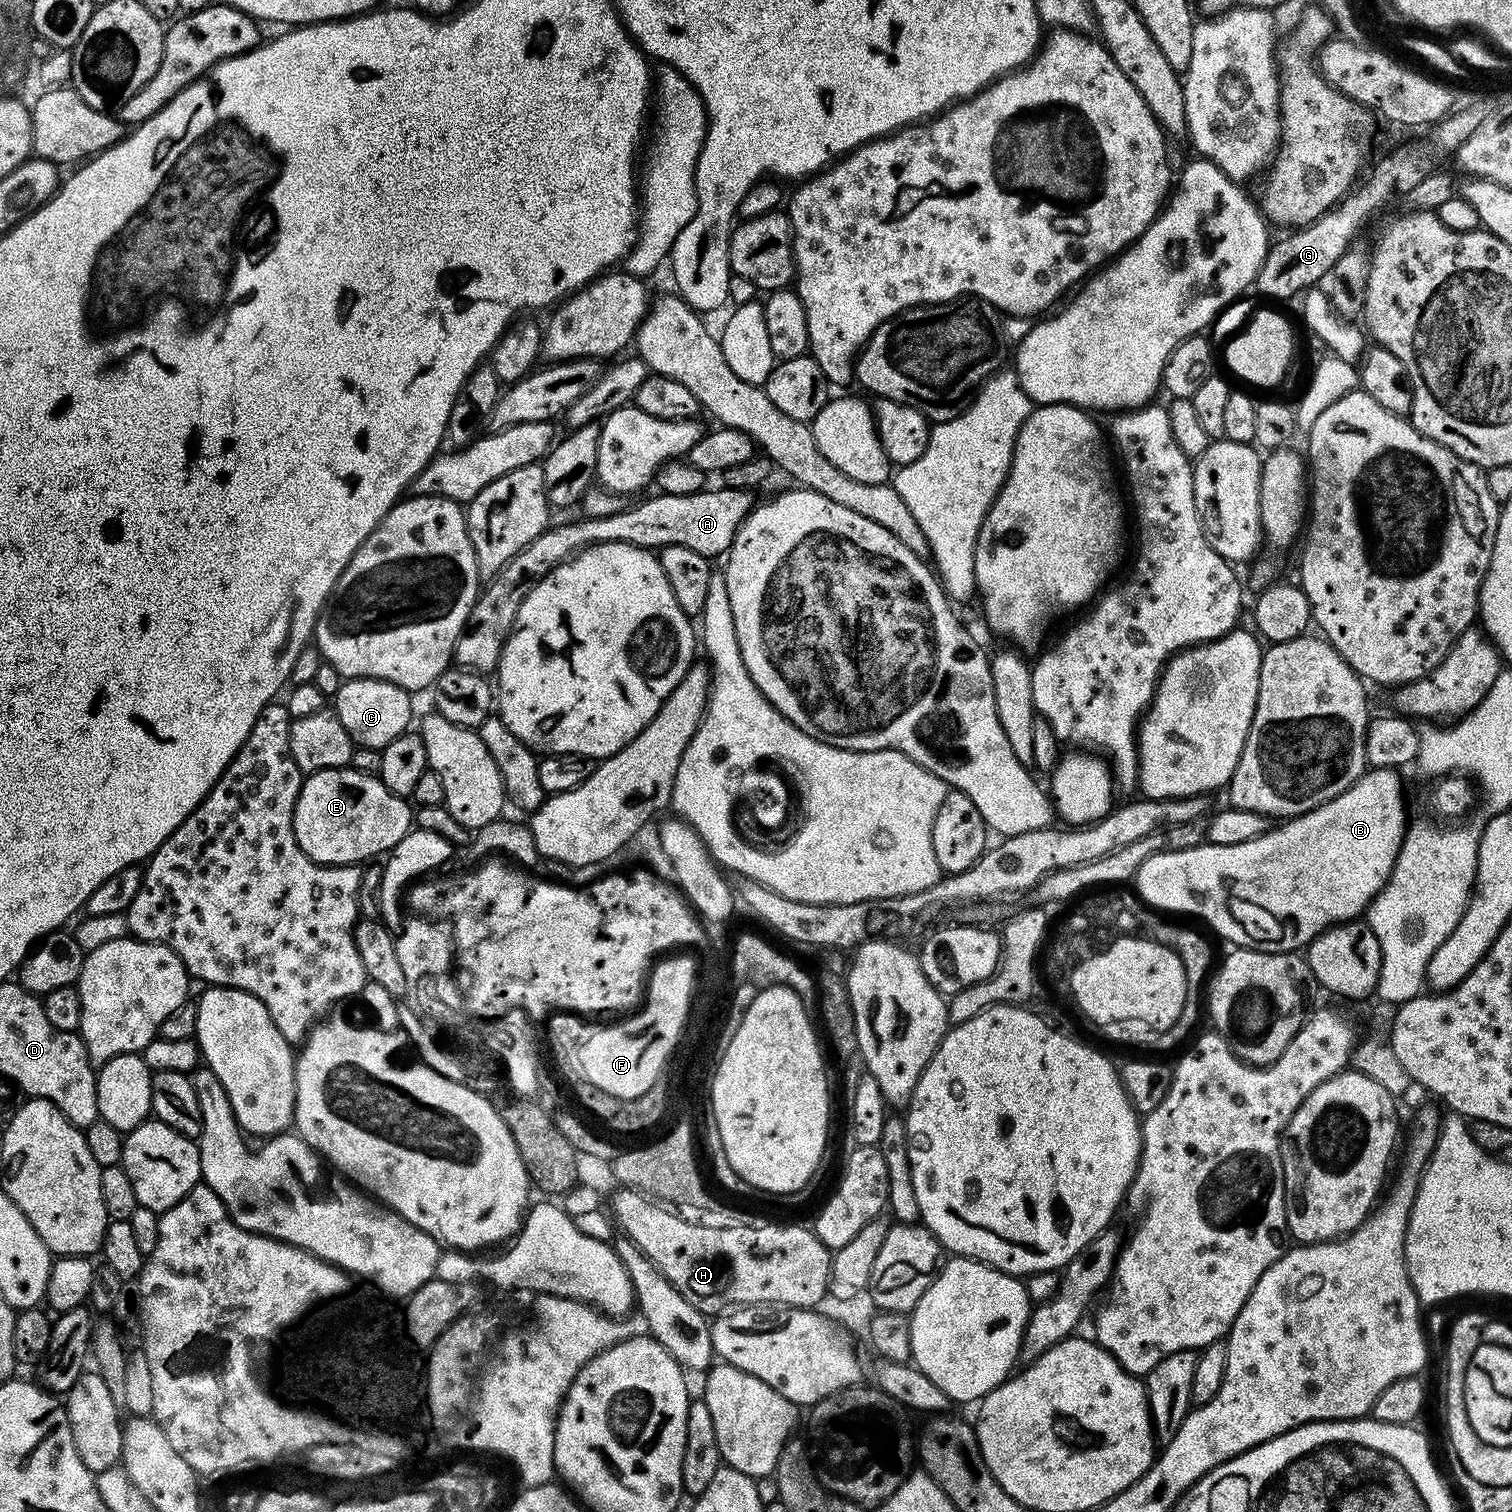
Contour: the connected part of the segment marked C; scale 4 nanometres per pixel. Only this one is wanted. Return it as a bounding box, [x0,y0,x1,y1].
[334,676,413,750]

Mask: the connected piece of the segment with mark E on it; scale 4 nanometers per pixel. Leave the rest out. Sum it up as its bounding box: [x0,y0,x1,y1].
[294,766,414,866]

